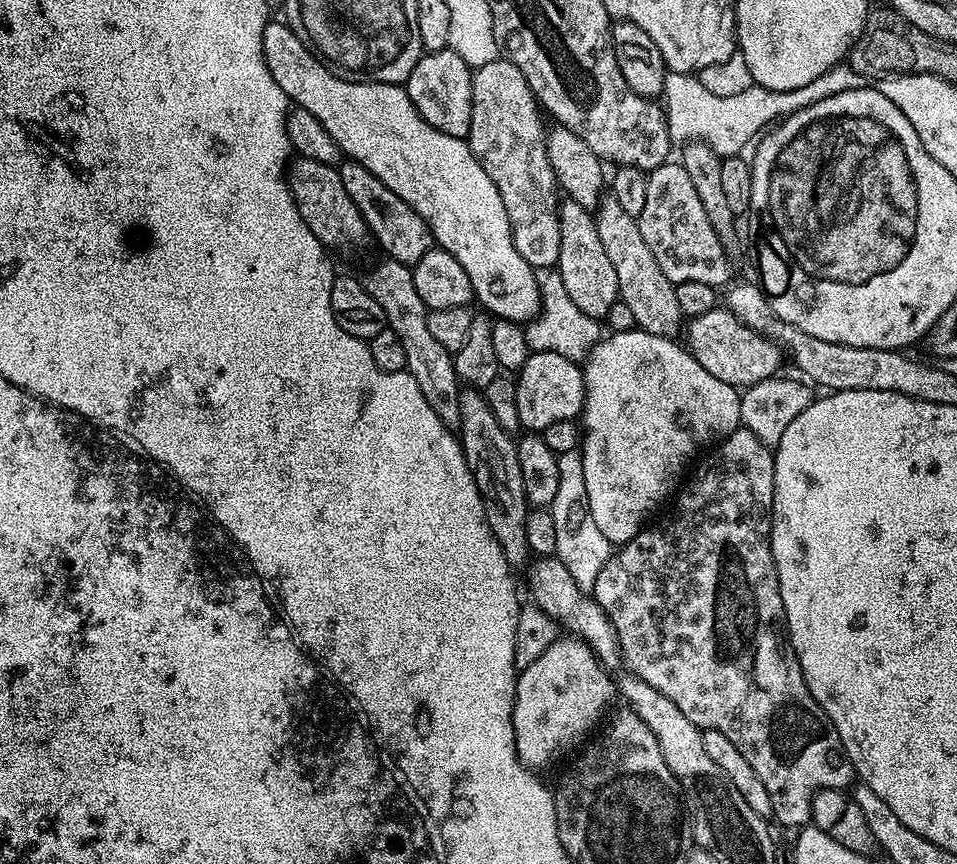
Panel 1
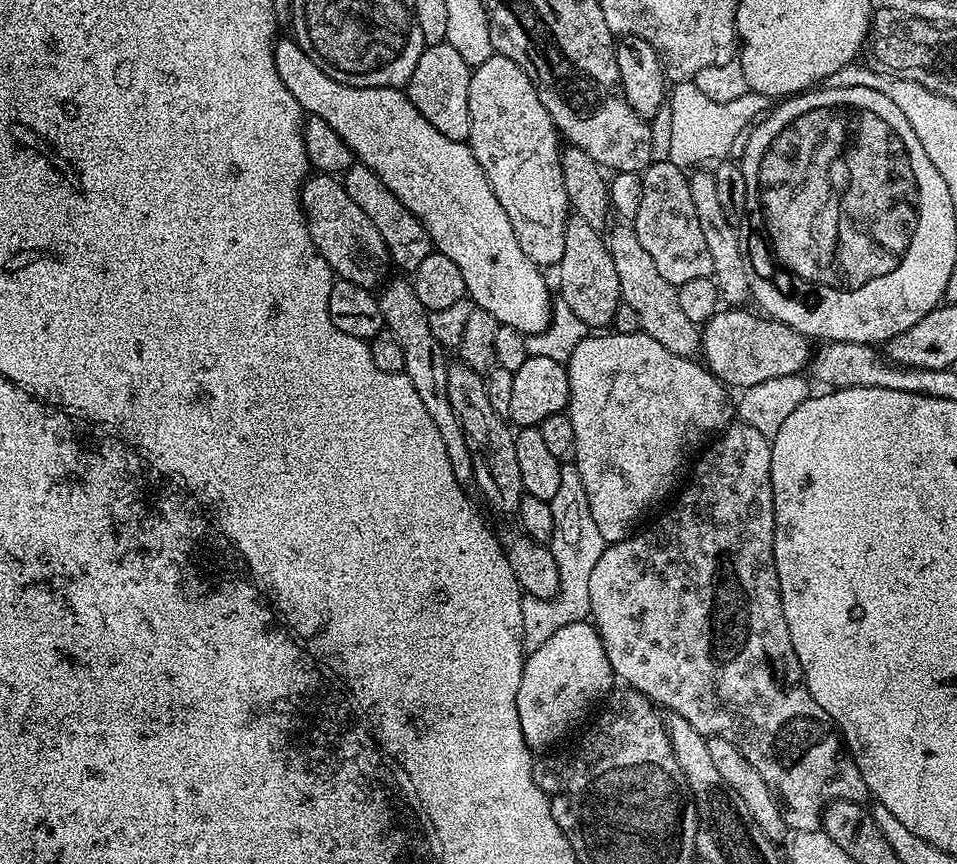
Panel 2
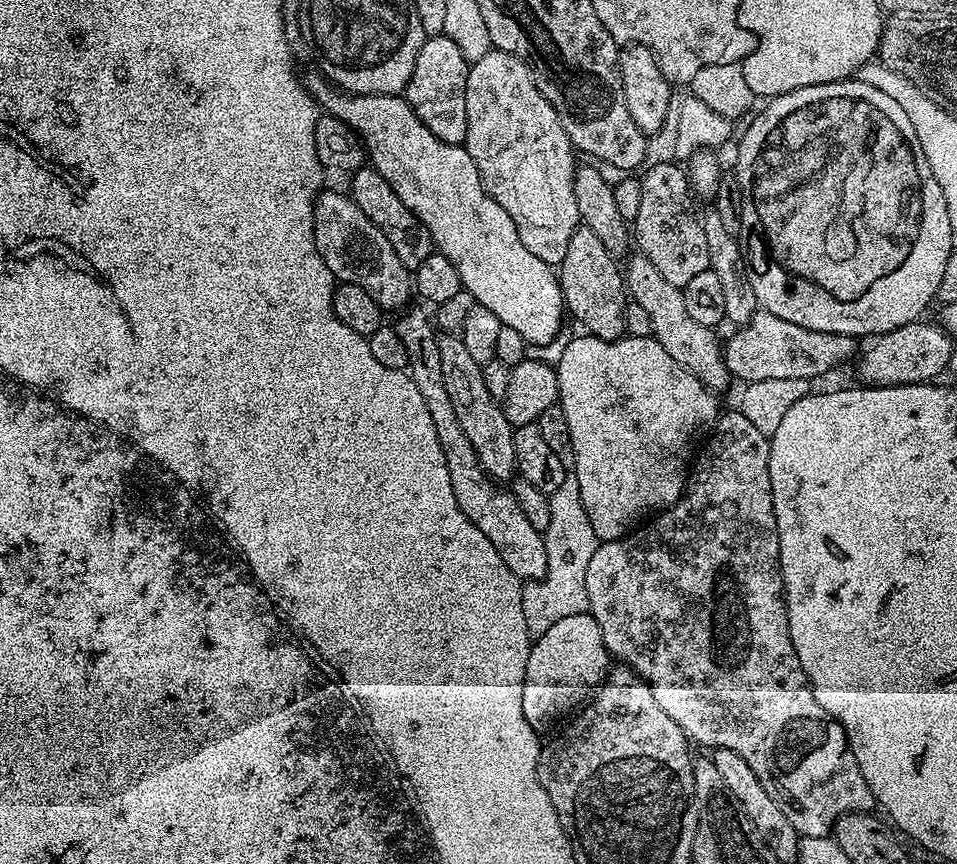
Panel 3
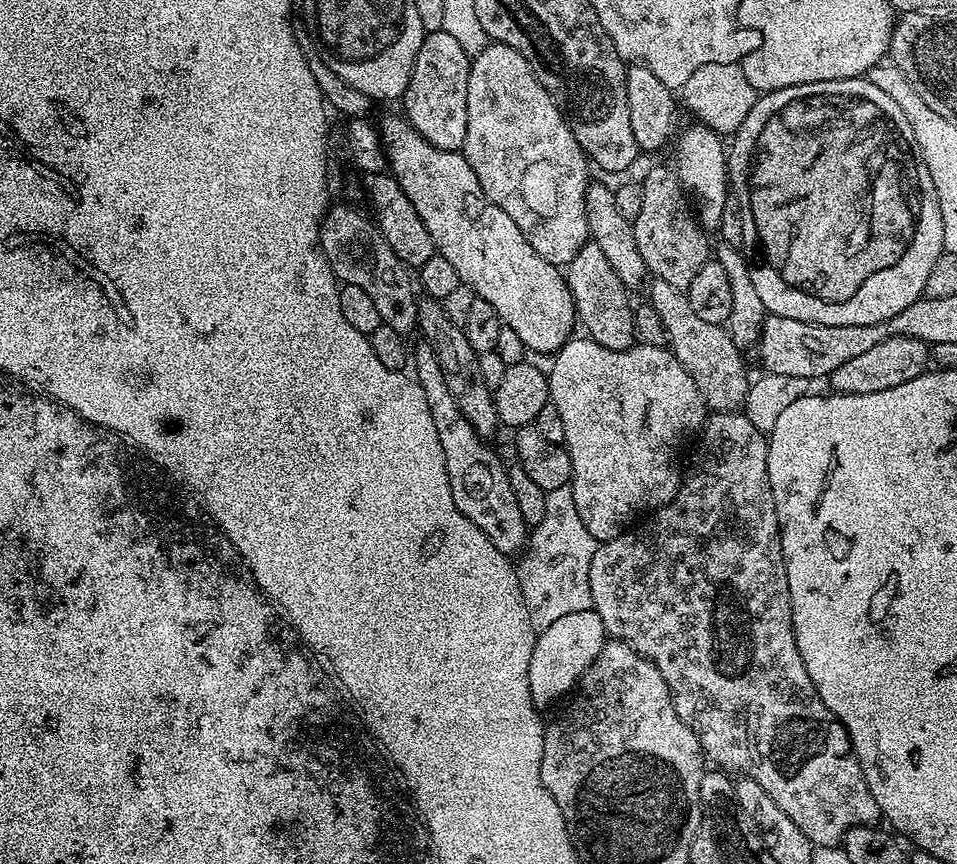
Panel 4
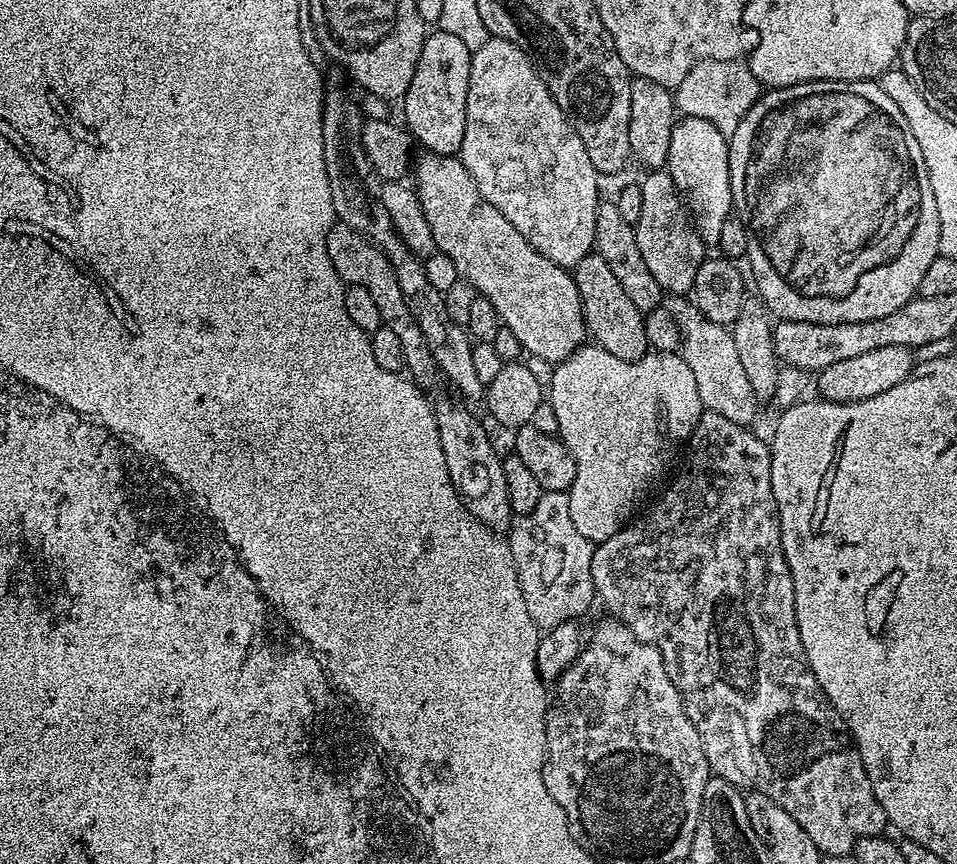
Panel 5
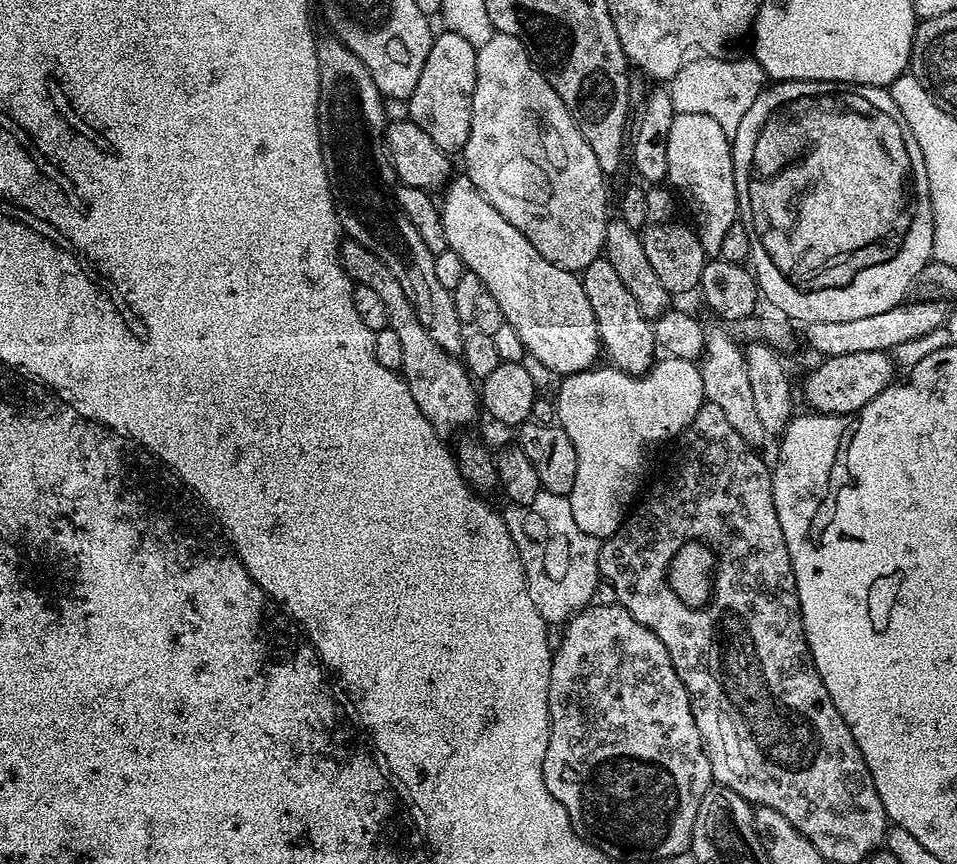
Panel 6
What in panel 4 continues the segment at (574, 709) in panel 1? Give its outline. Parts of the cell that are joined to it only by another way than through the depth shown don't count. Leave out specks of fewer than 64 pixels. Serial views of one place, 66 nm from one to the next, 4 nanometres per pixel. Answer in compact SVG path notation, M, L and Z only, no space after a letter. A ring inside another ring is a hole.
M593 607L578 610L574 614L565 614L564 617L557 618L552 625L539 629L534 650L530 654L528 675L533 704L543 706L552 704L555 700L563 701L579 685L581 678L594 662L594 658L598 658L605 643L604 623L602 618L598 618Z

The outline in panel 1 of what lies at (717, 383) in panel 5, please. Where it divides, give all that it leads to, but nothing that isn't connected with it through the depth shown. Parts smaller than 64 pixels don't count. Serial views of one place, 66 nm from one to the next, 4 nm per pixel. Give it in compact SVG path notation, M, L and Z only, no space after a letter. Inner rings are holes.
M611 194L601 199L600 205L594 209L594 215L598 238L602 241L602 247L606 250L610 262L614 262L614 270L618 274L620 300L630 306L636 328L655 336L679 337L685 317L682 310L678 310L676 285L670 282L670 278L666 278L666 274L662 274L650 246L646 246L639 219L626 214L626 210L622 210L622 205Z

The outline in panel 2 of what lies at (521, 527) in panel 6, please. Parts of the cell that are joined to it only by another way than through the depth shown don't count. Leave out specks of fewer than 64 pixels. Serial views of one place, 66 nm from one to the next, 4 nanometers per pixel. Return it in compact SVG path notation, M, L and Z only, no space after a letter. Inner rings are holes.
M561 463L560 469L562 482L558 485L558 494L554 494L550 502L554 514L554 534L550 547L558 562L560 590L551 600L524 596L522 630L524 631L525 653L538 650L538 646L542 646L542 642L546 642L550 634L562 630L562 626L570 626L570 622L588 620L591 617L590 573L594 571L594 562L602 558L606 547L602 534L598 534L598 526L594 526L594 514L590 514L586 486L582 486L582 478L578 474L575 463Z

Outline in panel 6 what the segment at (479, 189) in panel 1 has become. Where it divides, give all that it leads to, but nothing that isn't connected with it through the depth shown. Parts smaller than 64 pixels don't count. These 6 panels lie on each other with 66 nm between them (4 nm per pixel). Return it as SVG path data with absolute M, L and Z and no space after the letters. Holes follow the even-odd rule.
M467 175L450 180L438 207L448 248L462 258L465 269L478 274L485 292L498 302L505 321L522 338L526 352L538 358L557 377L585 372L602 356L598 322L580 276L550 263L486 198Z

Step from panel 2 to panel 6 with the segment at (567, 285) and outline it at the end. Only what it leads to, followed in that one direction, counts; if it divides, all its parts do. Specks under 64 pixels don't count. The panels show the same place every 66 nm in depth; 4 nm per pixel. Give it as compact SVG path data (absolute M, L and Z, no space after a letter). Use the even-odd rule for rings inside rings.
M603 258L590 262L580 276L582 286L586 290L586 298L590 298L590 310L594 310L598 322L600 343L606 356L609 356L611 367L622 370L631 376L642 376L648 372L658 359L658 345L653 321L647 320L638 310L638 302L634 302L634 294L626 290L622 278L614 271L614 266Z

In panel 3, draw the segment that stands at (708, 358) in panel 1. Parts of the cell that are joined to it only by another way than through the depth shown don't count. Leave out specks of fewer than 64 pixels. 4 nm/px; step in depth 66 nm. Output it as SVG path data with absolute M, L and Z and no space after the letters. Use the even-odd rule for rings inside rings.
M757 310L747 324L737 327L729 340L723 341L724 361L728 367L729 377L740 379L740 382L753 384L766 382L766 378L798 378L799 380L815 381L815 376L824 376L831 368L851 361L857 355L857 337L846 334L826 334L822 330L806 330L806 326L794 326L794 322L786 322L786 318L778 318L778 314L770 314Z

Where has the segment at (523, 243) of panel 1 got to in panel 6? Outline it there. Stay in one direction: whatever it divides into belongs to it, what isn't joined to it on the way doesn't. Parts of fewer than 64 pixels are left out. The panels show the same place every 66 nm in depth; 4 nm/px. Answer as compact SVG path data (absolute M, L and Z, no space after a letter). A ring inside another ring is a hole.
M493 31L490 42L486 42L486 46L476 49L476 85L472 99L470 138L464 147L462 159L464 159L465 168L463 171L486 198L486 202L490 202L490 206L494 206L494 210L498 210L498 214L502 214L502 218L506 218L506 222L510 222L510 226L522 230L522 234L526 234L526 238L532 243L534 250L538 250L538 254L542 254L542 258L546 258L554 266L565 268L567 272L577 274L583 273L584 268L590 266L590 262L601 259L606 238L606 226L610 219L608 188L604 185L606 174L602 170L602 166L598 166L598 158L594 158L594 150L590 150L578 121L570 114L570 110L564 105L562 98L558 98L554 86L550 86L550 82L540 71L537 61L533 60L528 51L524 49L522 41L510 34Z

